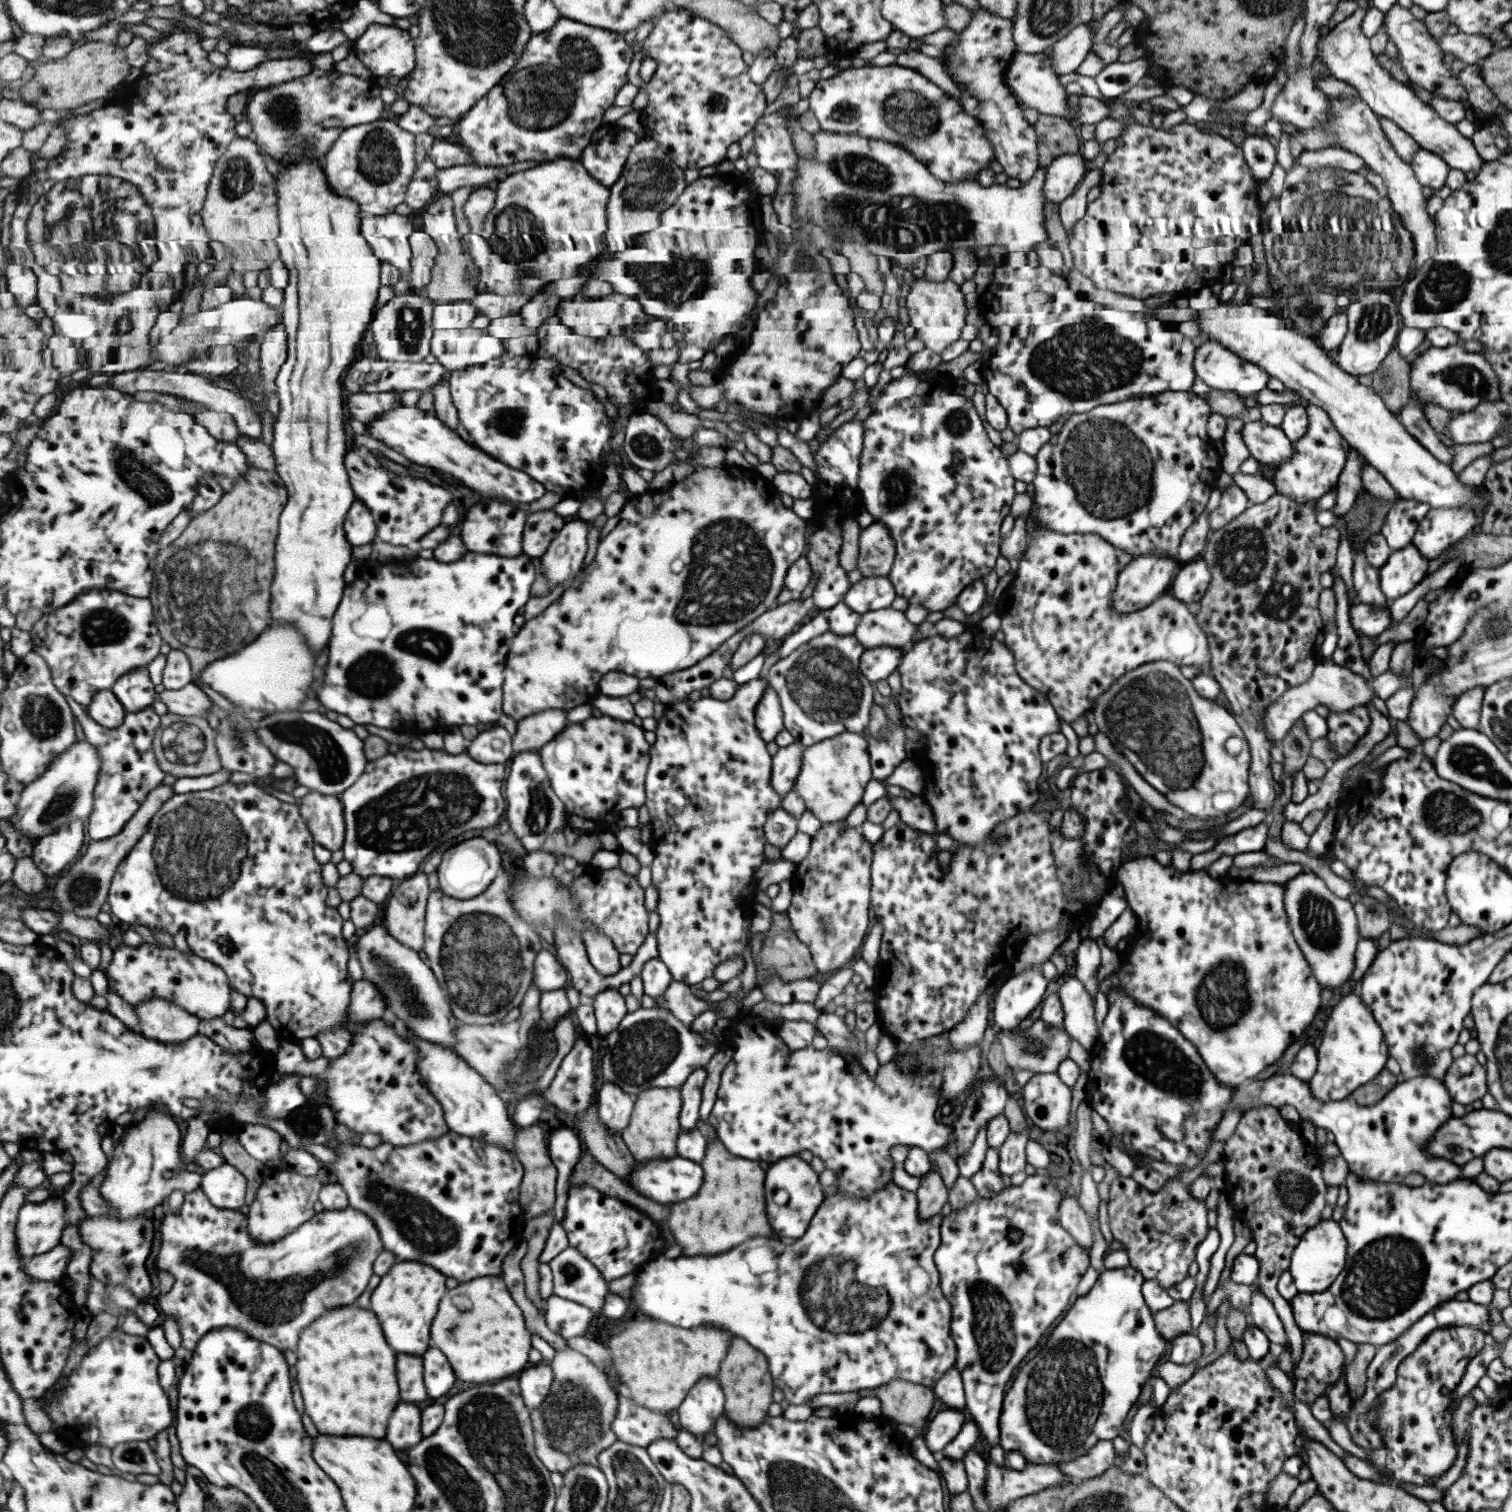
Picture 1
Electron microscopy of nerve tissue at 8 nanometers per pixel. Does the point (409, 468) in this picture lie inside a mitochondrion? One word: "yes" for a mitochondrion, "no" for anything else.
no

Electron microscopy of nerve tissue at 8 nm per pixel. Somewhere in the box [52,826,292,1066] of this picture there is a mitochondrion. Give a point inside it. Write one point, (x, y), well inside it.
(86, 887)

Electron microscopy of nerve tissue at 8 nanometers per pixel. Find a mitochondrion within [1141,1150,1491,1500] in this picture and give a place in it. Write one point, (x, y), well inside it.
(1383, 1280)

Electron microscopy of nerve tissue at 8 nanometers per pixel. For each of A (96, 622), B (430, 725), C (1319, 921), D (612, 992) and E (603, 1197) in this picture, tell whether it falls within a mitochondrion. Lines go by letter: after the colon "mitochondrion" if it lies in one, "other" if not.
A: mitochondrion
B: other
C: mitochondrion
D: other
E: other

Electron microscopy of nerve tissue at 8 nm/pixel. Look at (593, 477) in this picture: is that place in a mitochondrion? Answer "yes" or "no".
no

